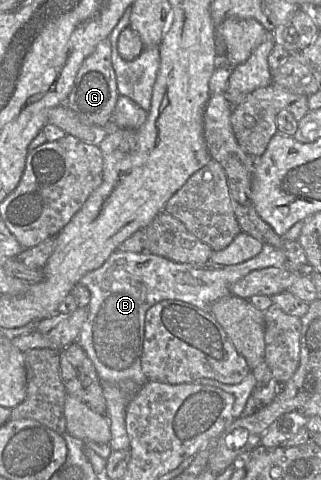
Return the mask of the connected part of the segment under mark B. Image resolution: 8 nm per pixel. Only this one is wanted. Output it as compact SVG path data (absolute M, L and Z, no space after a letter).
M263 244L262 250L255 257L236 265L222 265L210 261L203 264L177 263L148 252L116 250L99 268L80 278L79 283L89 290L90 302L87 307L88 317L77 341L93 362L103 383L106 416L111 431L108 445L111 450L130 447L125 425L126 408L130 400L119 389L118 384L124 380L132 380L143 386L148 381L141 366L147 310L163 300L178 300L201 310L209 310L215 301L231 295L230 286L250 272L286 266L285 248L276 248L269 244Z

